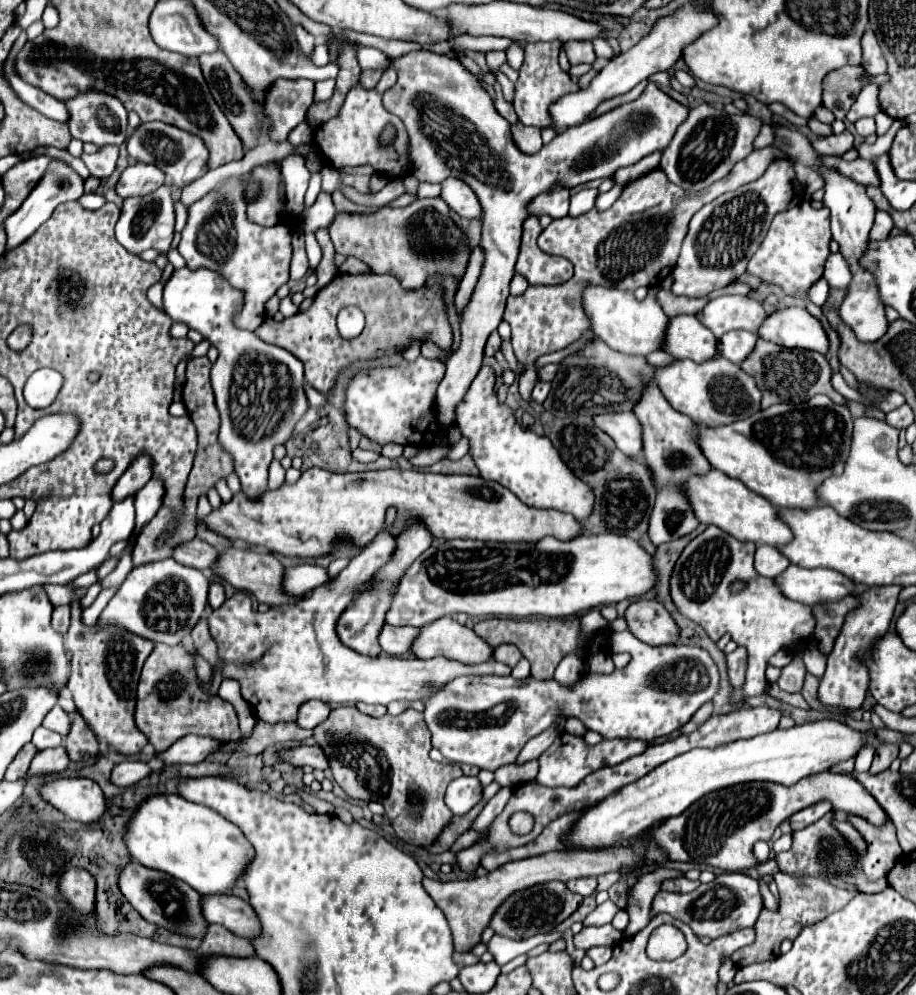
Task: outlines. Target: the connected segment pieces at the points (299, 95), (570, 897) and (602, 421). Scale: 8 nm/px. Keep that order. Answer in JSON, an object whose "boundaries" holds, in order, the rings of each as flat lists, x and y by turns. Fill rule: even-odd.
{"boundaries":[[[308,79,277,80,267,92,267,110,271,120,271,140,287,140,287,134,301,122,305,122,305,112,313,104,315,82]],[[547,882,547,884,539,884,527,890,519,890,515,894,511,894,511,898,507,898,499,910,495,910,493,918,491,918,491,928,495,934,513,938,513,940,523,940,523,938,531,938,535,934,541,932,551,932,557,924,561,924,567,916,571,916,579,904,581,904,581,896,567,890,567,886,563,882]],[[615,412,615,414,599,414,593,416,595,426,611,436,615,446,623,454,641,454,641,426,639,420,631,412]]]}

